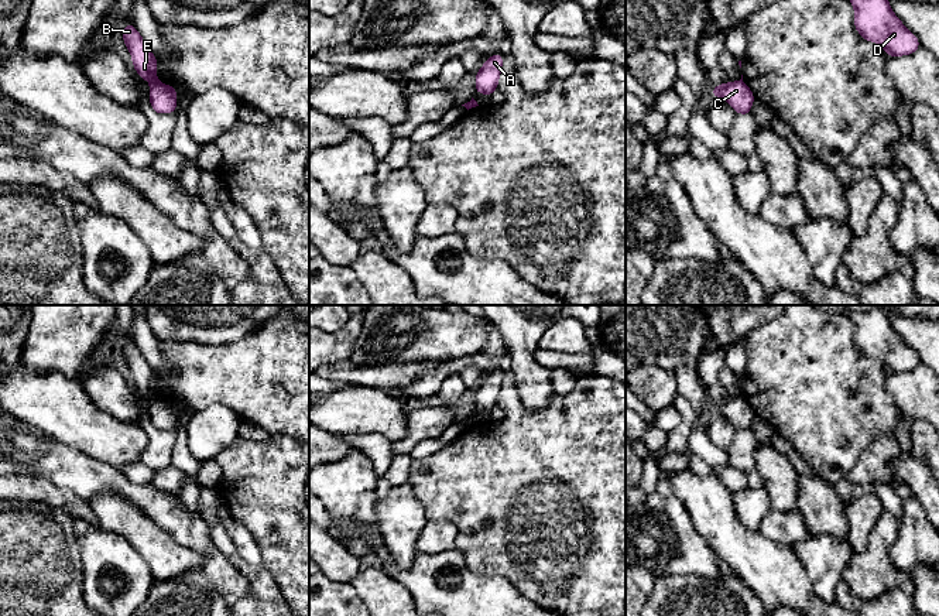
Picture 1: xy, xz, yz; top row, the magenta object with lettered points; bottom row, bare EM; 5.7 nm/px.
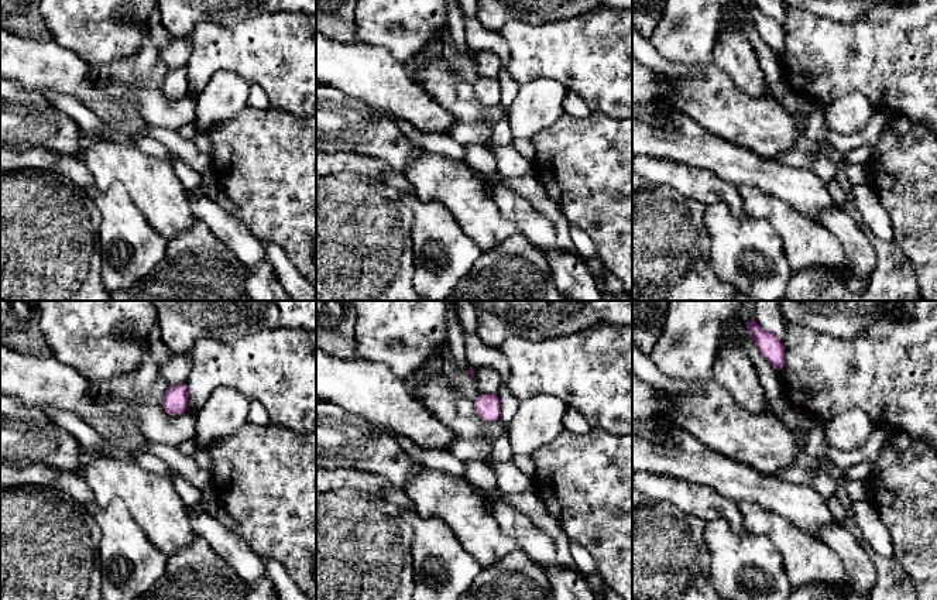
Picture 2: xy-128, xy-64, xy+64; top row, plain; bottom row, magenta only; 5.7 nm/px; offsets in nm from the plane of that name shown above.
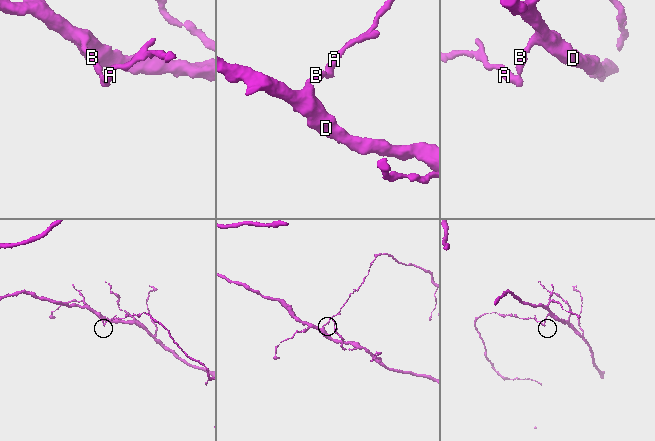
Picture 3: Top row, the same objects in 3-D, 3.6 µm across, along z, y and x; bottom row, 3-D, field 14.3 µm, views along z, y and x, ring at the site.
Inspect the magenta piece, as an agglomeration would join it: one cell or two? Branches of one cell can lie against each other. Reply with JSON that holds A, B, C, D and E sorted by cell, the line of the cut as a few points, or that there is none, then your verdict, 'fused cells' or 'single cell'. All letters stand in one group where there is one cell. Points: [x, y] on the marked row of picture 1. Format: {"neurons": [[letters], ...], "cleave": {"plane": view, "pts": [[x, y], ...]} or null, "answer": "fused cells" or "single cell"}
{"neurons": [["A", "C"], ["B", "D", "E"]], "cleave": {"plane": "xy", "pts": [[156, 79], [151, 82]]}, "answer": "fused cells"}

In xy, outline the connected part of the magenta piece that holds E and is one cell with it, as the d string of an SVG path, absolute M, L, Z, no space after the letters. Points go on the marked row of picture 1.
M124 24L123 30L123 41L126 42L131 58L133 58L133 66L136 68L140 78L155 82L157 73L157 58L150 51L141 35L138 34L137 28L130 24Z

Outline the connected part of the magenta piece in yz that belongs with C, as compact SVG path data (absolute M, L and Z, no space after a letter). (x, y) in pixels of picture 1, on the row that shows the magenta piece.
M743 79L730 83L720 83L712 89L712 97L713 96L729 102L738 114L750 114L751 105L755 100Z

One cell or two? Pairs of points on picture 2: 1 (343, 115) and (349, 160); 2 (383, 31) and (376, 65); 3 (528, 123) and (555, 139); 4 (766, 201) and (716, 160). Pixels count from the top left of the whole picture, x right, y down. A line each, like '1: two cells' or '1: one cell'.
1: two cells
2: two cells
3: two cells
4: two cells

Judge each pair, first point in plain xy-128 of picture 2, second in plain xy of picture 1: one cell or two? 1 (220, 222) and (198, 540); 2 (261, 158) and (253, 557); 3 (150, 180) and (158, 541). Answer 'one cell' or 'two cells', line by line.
1: one cell
2: two cells
3: one cell

